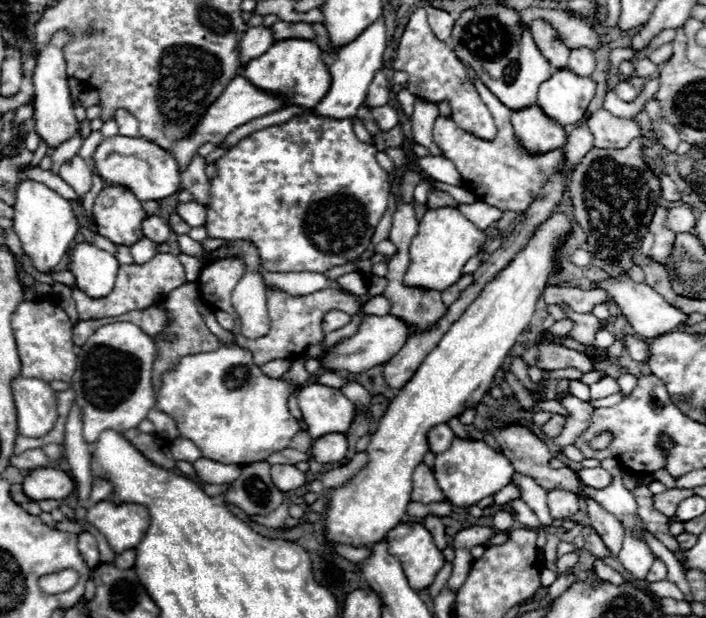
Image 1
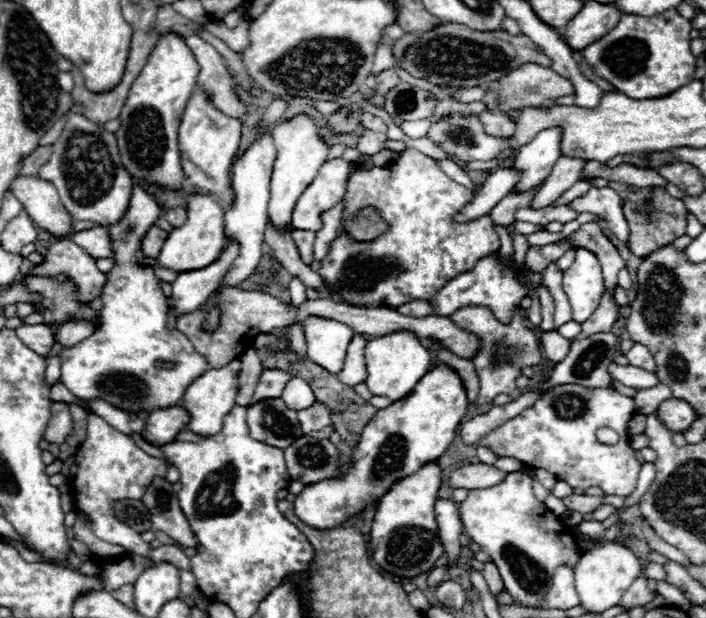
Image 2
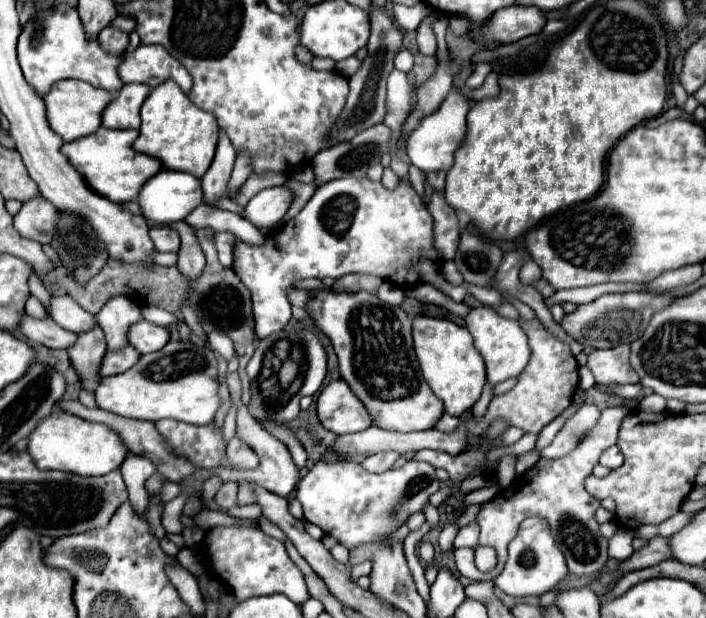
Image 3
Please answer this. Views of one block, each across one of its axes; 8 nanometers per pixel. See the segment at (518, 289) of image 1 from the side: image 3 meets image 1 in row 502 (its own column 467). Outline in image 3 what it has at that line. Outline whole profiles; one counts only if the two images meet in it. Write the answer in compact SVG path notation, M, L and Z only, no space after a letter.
M416 316L412 322L412 336L424 380L428 382L432 392L444 402L446 412L452 416L460 416L464 410L472 408L478 402L486 384L484 360L474 348L472 334L466 328L444 318Z

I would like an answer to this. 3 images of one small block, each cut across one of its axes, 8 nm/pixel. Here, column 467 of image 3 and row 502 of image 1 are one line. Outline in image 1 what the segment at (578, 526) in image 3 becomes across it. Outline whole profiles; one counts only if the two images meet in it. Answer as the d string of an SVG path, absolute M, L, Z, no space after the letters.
M552 490L548 494L552 494L548 508L550 508L550 514L554 520L562 520L562 518L568 518L578 512L578 496L576 494L566 492L566 490Z

